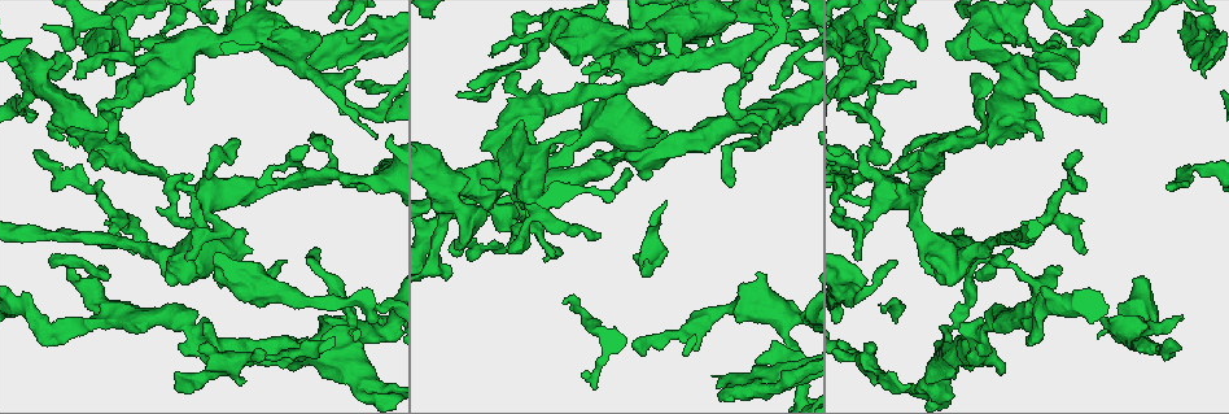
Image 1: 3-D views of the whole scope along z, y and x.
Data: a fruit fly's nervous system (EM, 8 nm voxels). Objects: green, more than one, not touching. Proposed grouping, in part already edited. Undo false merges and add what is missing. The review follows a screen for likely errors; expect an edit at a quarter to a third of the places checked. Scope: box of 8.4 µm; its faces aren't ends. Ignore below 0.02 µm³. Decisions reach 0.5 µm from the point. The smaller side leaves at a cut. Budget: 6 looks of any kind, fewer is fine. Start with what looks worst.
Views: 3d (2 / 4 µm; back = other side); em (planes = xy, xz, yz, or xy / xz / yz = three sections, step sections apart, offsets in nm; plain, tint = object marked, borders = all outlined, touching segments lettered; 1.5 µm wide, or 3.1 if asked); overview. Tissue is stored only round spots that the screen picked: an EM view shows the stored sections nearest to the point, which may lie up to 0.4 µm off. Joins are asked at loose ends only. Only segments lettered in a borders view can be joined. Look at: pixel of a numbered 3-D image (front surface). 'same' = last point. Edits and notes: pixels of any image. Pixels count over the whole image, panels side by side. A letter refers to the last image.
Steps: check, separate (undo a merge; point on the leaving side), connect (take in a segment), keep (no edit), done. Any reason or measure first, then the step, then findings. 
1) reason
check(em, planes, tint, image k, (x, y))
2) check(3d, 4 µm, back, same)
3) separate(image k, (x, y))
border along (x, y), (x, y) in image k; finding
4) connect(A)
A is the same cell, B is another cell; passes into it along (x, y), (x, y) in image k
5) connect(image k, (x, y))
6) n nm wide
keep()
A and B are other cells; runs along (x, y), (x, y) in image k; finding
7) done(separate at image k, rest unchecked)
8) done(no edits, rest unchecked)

free end
check(em, yz, step 4, borders, image 1, (693, 348))

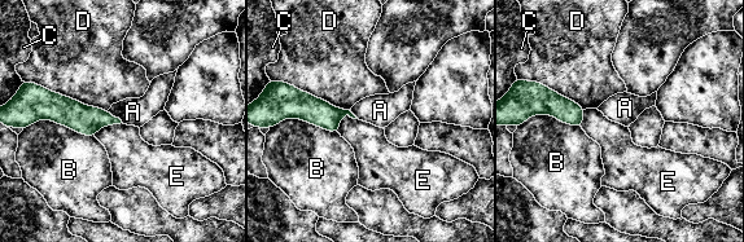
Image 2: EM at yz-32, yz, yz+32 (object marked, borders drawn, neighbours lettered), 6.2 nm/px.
cut it another way
check(em, planes, borders, same)

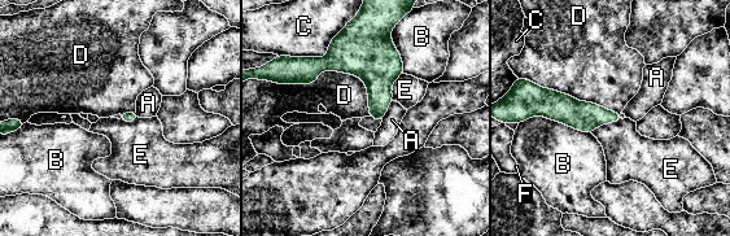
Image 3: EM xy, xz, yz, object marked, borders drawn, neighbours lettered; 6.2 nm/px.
D touches over 600 nm
keep()
A, B, C, D, E and F are other cells; runs along (538, 108), (617, 117) in image 3; none of them fits

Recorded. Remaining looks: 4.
an open end
check(3d, 2 µm, image 1, (1060, 271))

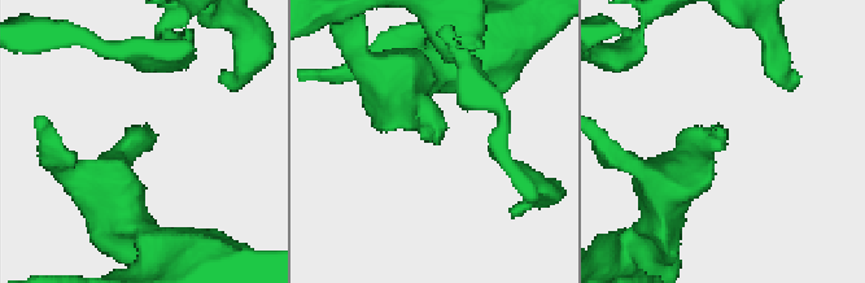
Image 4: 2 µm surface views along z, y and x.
check(em, planes, borders, image 4, (147, 139))

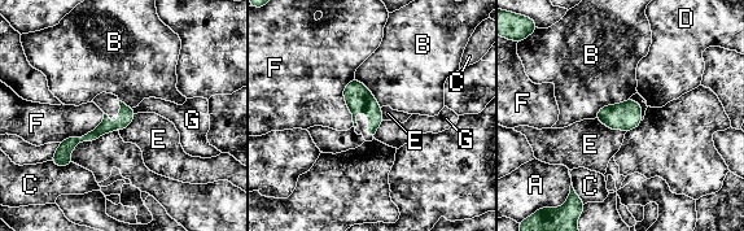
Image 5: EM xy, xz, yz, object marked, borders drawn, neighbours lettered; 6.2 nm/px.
keep()
A, B, C, D, E, F and G are other cells; runs along (131, 113), (57, 157) in image 5; none of them fits

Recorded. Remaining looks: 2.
tapers out
check(3d, 4 µm, image 1, (564, 298))

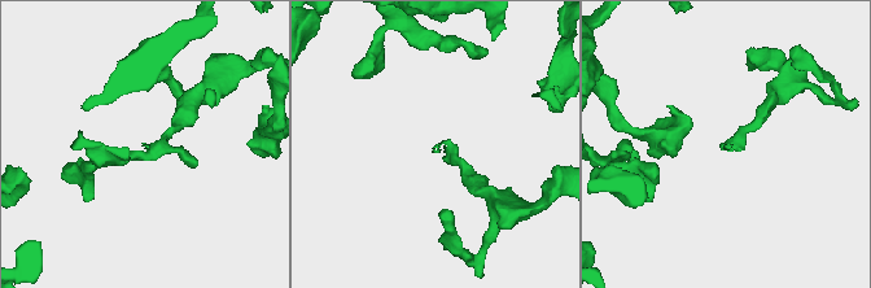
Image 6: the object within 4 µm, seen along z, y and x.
check(em, yz, step 8, borders, image 6, (143, 145))

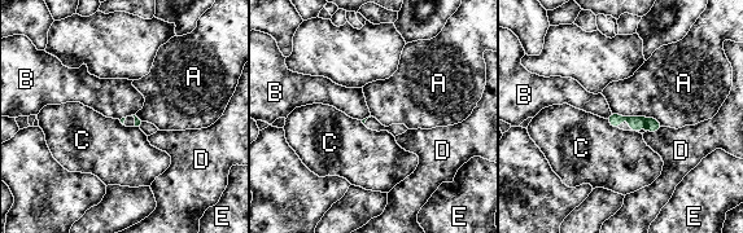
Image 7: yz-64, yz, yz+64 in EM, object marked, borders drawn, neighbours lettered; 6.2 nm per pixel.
keep()
A, B, C, D and E are other cells; runs along (611, 119), (625, 118), (658, 126) in image 7; no lettered segment goes on from it

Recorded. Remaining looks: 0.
done(no edits, rest unchecked)

